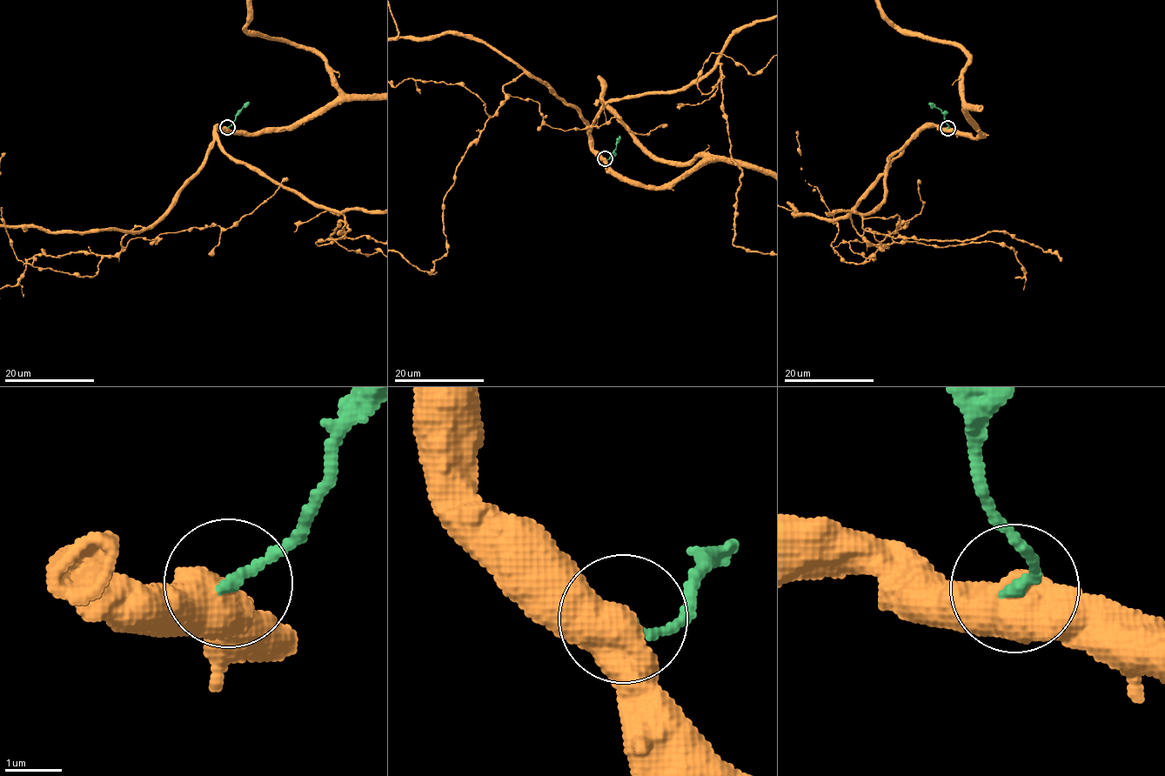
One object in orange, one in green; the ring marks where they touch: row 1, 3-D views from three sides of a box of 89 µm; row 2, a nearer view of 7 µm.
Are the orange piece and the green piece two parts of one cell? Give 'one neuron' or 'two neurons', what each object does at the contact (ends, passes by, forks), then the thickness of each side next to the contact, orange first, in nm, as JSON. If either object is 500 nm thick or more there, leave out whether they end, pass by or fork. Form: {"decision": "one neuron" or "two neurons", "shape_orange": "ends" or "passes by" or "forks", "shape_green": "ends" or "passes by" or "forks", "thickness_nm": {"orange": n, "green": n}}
{"decision": "two neurons", "thickness_nm": {"orange": 600, "green": 180}}

